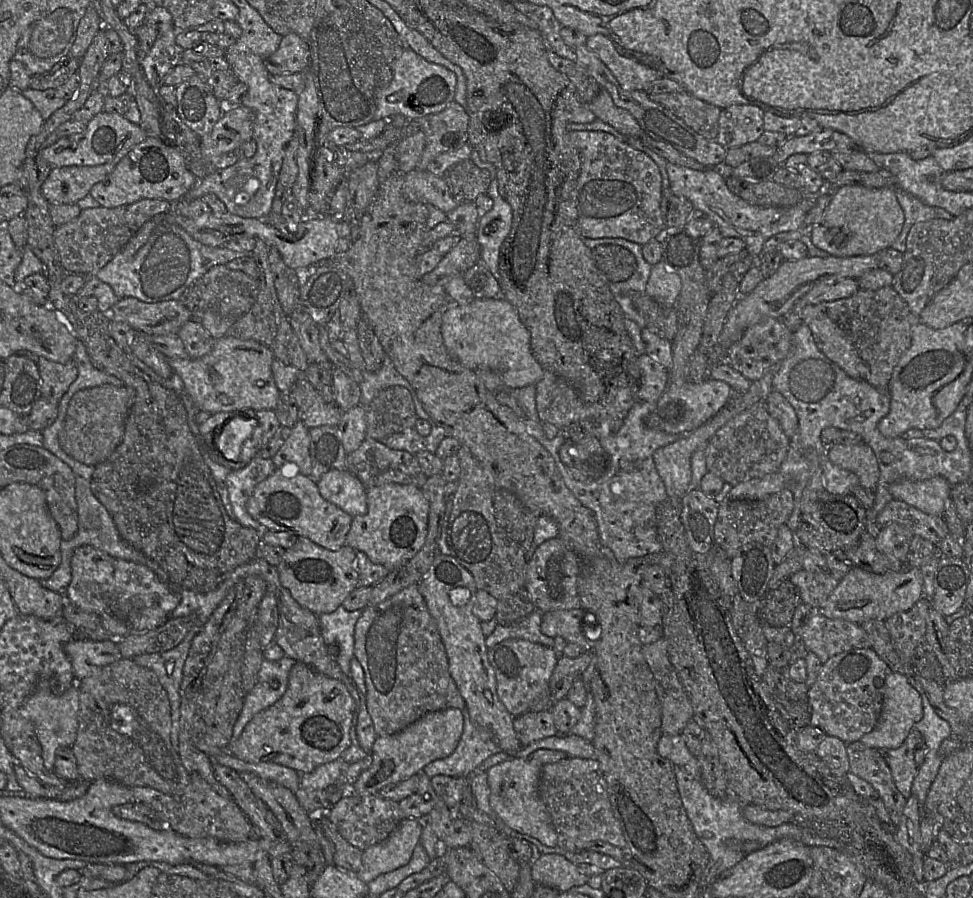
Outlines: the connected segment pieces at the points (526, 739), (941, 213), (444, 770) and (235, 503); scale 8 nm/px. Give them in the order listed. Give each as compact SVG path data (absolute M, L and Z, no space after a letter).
M551 710L529 711L515 717L514 729L524 744L559 734Z
M895 188L897 201L904 211L904 224L899 236L892 243L891 247L902 253L906 250L906 238L911 227L918 222L933 218L953 219L954 216L943 208L928 206L917 197L905 192L900 188Z
M466 708L462 710L464 728L459 743L450 755L436 759L423 768L423 773L429 778L437 774L470 778L484 760L502 752L492 733L474 724Z
M257 455L243 468L233 469L227 476L235 520L256 530L260 535L264 532L263 526L249 514L247 503L256 486L272 475L276 469L272 458L265 459Z

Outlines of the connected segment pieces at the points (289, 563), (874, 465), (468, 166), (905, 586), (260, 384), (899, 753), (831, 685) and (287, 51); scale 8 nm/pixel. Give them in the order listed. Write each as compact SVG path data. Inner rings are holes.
M299 537L292 548L286 549L278 572L282 585L293 598L318 616L332 613L342 606L357 588L359 580L356 551L352 547L346 544L337 551L331 551L305 537Z
M864 442L855 445L832 444L828 447L827 458L838 467L857 475L859 485L875 491L880 471L877 458L870 446Z
M468 159L450 167L444 173L443 179L458 203L474 202L478 196L487 194L492 175Z
M854 567L816 611L827 619L843 619L859 625L869 620L885 621L898 612L911 609L924 596L920 571L920 568L913 567L875 574Z
M225 335L215 340L212 350L205 356L168 359L168 364L182 379L185 392L198 410L215 414L246 409L275 411L280 391L271 369L274 359L272 350L257 341Z
M914 727L897 749L880 750L886 760L895 786L904 798L909 798L914 778L918 772L914 749L922 741L922 735Z
M872 648L853 649L829 657L827 662L822 664L816 681L808 690L807 701L811 708L810 725L821 728L826 735L837 737L846 744L860 740L864 734L873 730L879 719L885 679L889 671L887 663Z
M297 34L282 36L278 49L264 61L271 75L304 73L310 66L310 49Z

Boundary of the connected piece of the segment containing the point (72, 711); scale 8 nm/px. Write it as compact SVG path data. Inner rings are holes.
M40 679L36 689L19 708L20 714L34 726L42 750L43 764L49 772L54 769L57 751L71 748L76 740L79 712L79 693L76 685L77 683L61 695L55 695L49 688L48 679Z

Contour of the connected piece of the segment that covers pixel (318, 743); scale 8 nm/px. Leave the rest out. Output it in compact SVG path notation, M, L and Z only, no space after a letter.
M297 663L290 671L289 685L282 698L254 716L240 736L235 741L231 739L226 750L246 762L273 762L298 773L308 773L321 764L338 759L351 745L350 729L356 709L357 703L345 683L328 677L305 663Z

